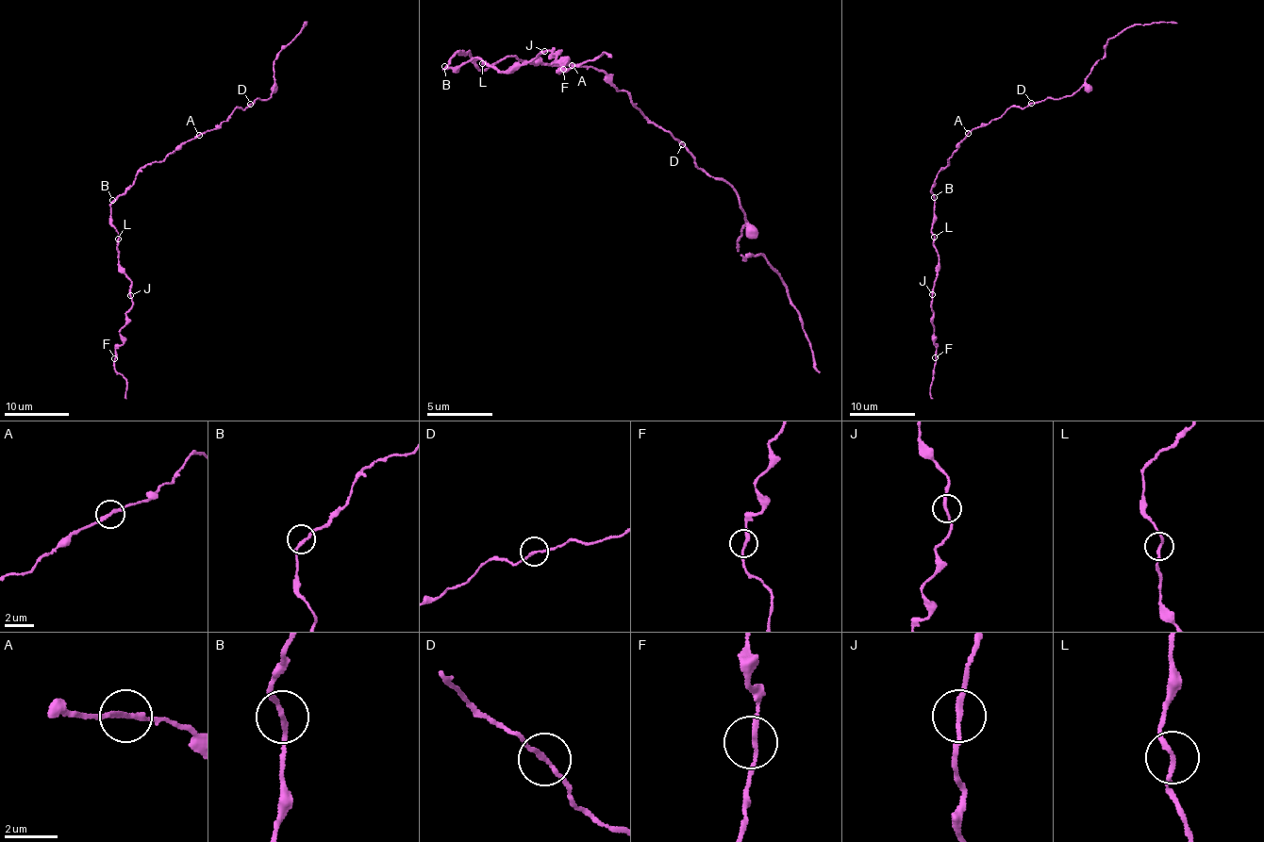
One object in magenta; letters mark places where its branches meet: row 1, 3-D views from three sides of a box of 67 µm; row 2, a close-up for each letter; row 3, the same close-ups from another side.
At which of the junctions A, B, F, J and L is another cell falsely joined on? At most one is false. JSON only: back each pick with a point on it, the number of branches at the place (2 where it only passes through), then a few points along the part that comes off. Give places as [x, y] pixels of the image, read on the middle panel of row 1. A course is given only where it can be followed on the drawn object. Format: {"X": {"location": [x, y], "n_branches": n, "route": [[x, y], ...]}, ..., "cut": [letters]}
{"cut": []}

